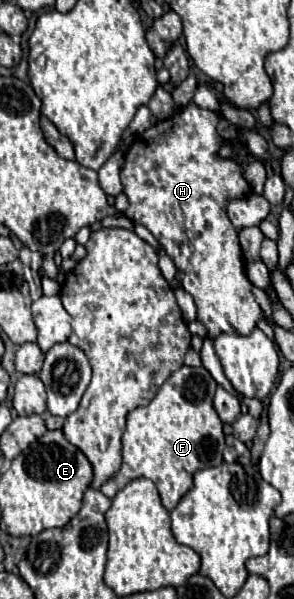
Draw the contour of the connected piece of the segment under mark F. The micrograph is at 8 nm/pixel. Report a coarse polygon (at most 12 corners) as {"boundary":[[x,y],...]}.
{"boundary":[[181,366],[127,414],[113,498],[149,478],[173,510],[223,464],[217,382]]}

